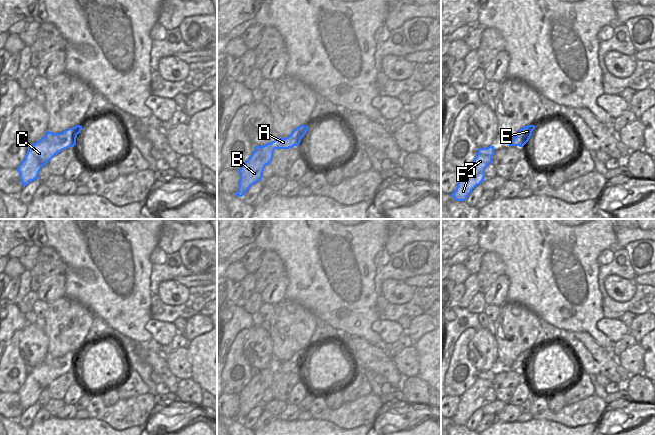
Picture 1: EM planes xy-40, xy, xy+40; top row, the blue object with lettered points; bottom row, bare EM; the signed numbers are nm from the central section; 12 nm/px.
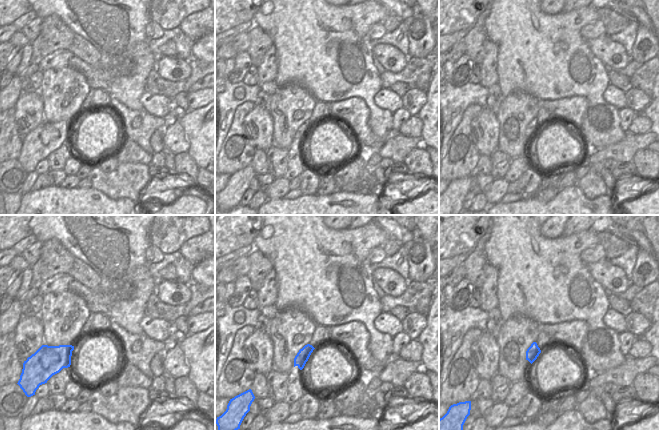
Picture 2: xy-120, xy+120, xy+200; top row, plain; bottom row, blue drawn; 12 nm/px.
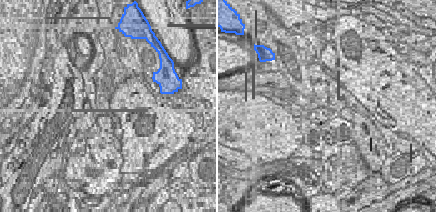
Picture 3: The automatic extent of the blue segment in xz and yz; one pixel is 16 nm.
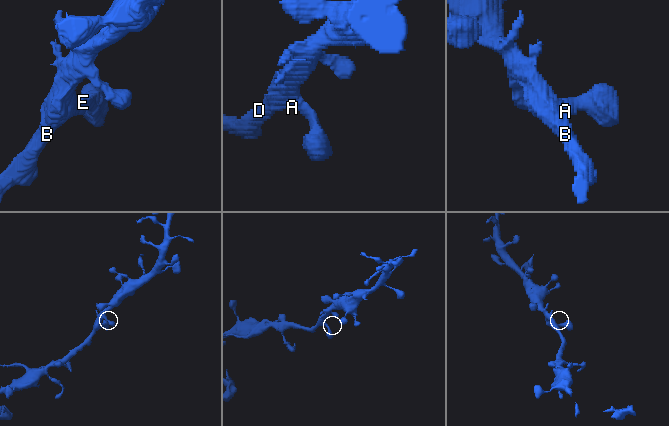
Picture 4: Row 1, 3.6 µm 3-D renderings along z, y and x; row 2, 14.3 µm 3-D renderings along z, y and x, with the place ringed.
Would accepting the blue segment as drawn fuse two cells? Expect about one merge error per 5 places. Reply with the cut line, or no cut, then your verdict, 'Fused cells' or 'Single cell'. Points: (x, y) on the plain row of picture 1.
No split. Single cell.

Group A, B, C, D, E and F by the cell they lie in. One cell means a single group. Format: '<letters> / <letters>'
A B C D E F

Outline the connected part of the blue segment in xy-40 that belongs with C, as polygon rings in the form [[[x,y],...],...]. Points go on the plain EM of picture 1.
[[[76,349],[62,357],[47,355],[44,361],[30,369],[24,384],[17,392],[23,410],[38,403],[41,392],[47,389],[55,379],[69,371],[74,371],[81,354],[82,350]]]

